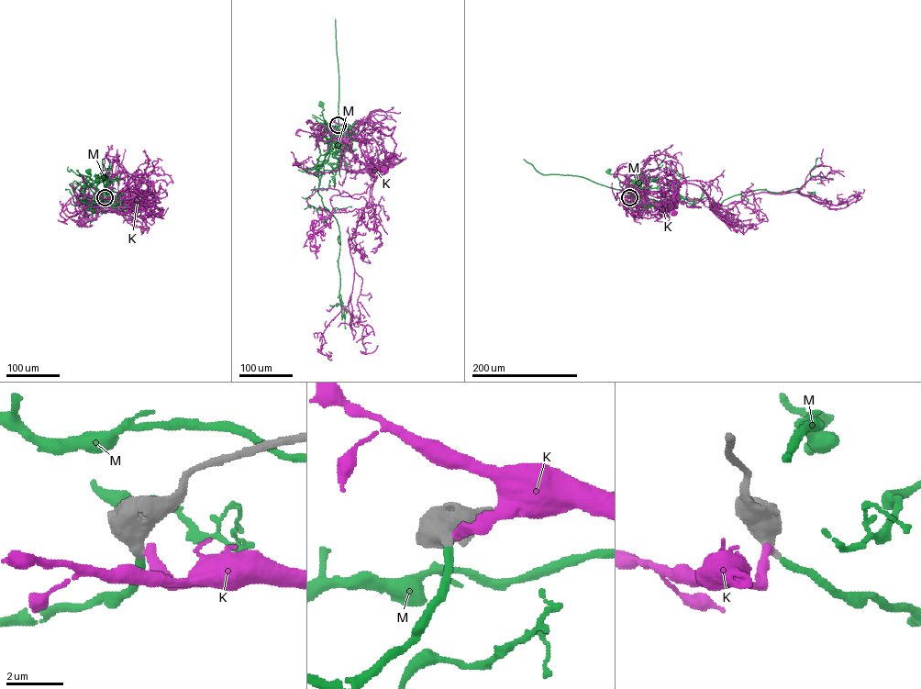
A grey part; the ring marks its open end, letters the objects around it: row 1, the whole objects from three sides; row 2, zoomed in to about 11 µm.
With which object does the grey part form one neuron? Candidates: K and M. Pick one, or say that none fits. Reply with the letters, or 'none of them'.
M

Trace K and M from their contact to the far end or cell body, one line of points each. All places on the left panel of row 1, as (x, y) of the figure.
K: (105, 197), (113, 198), (121, 190), (149, 193), (155, 203), (151, 212)
M: (105, 197), (106, 205), (94, 196), (87, 182), (91, 175), (88, 171)

